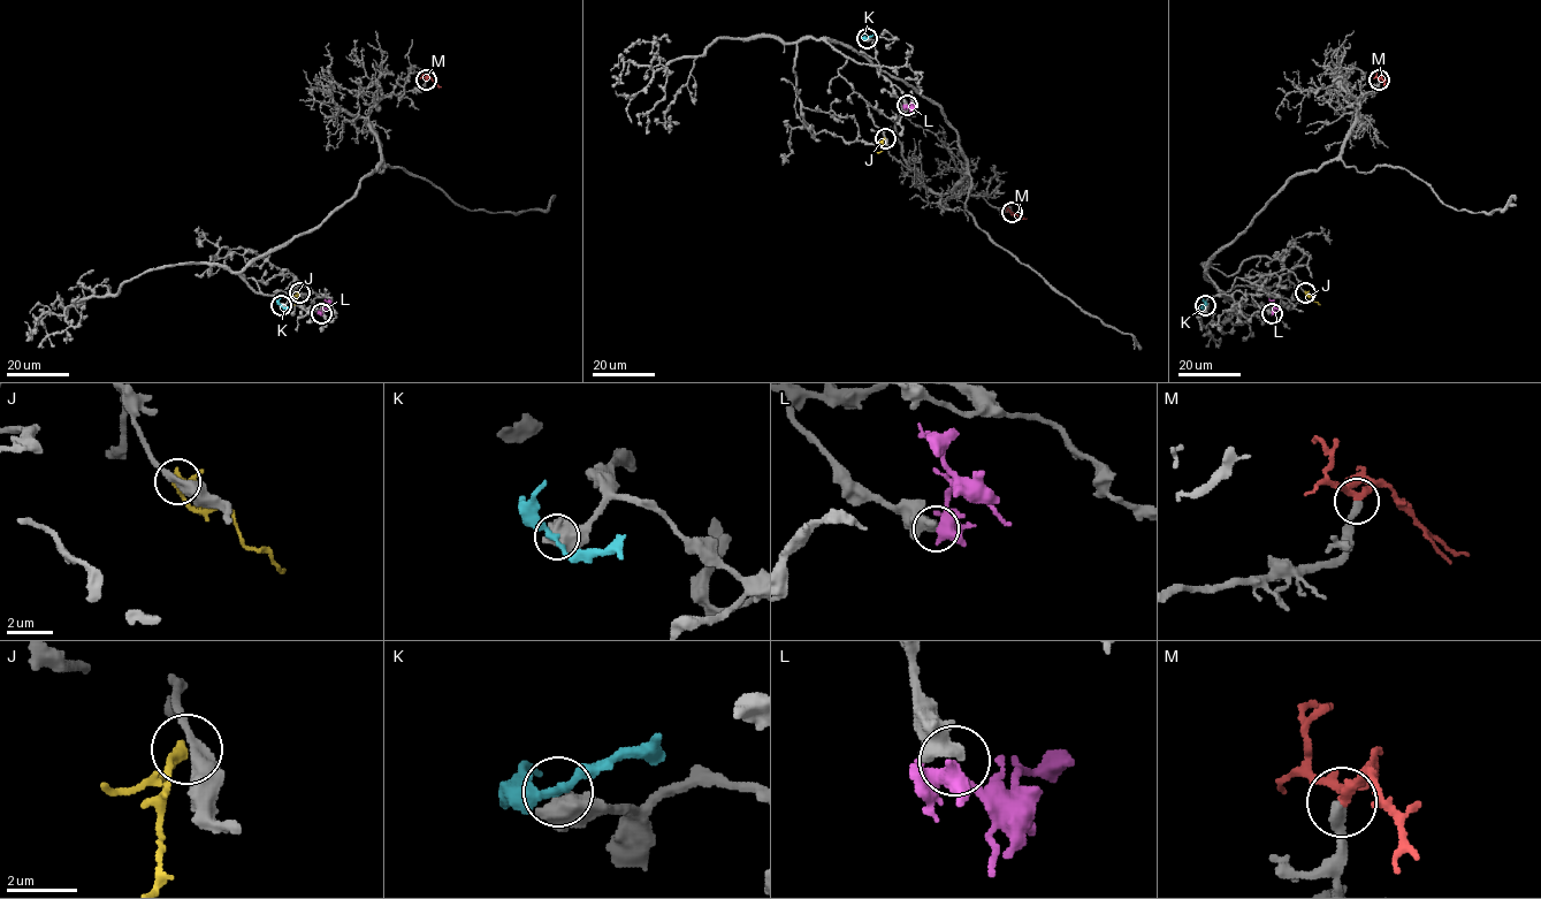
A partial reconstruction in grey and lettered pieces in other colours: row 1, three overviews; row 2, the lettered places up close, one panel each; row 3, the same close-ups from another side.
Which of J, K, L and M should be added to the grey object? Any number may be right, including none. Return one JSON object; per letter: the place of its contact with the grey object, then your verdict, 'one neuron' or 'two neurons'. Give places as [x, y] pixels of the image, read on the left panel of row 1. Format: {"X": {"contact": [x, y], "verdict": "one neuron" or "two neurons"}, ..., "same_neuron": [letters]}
{"J": {"contact": [299, 292], "verdict": "two neurons"}, "K": {"contact": [281, 305], "verdict": "two neurons"}, "L": {"contact": [321, 313], "verdict": "two neurons"}, "M": {"contact": [426, 80], "verdict": "one neuron"}, "same_neuron": ["M"]}

